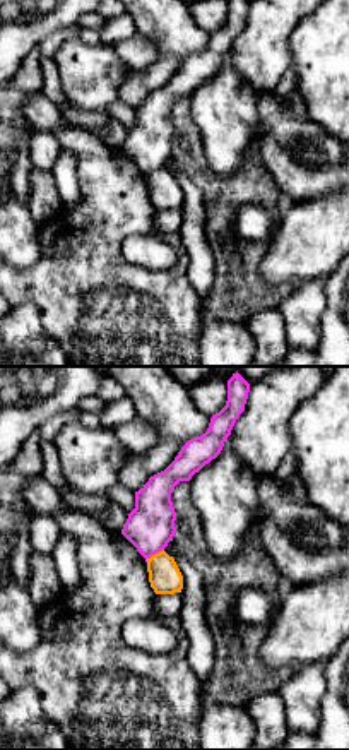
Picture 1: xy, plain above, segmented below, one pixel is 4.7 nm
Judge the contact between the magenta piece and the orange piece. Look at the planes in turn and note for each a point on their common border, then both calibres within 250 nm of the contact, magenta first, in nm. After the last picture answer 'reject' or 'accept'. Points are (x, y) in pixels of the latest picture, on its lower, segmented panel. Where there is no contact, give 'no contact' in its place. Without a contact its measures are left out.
(154, 553) | 220/150 nm

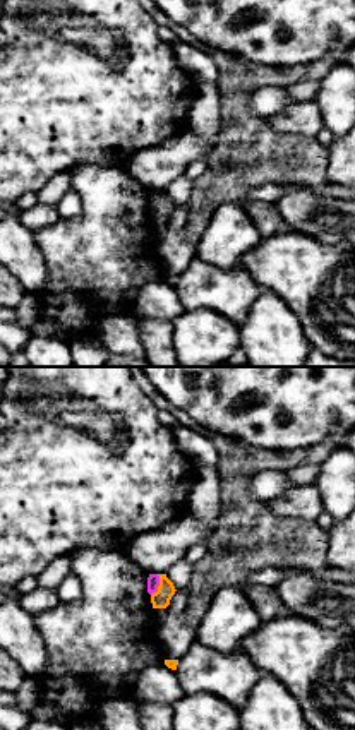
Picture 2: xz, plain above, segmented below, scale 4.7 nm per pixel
(158, 585) | 60/80 nm

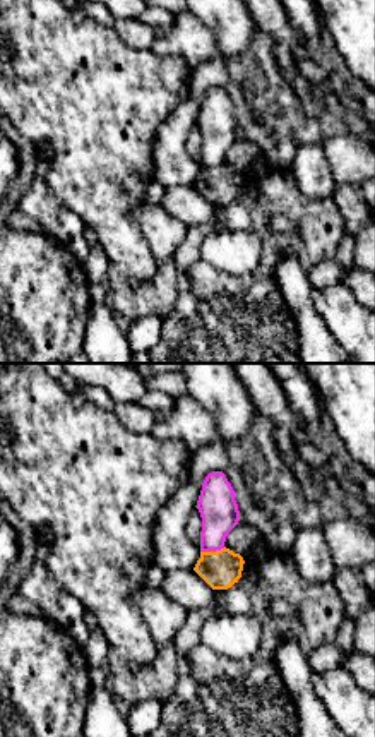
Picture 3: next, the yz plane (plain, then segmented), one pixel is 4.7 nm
(213, 551) | 180/180 nm

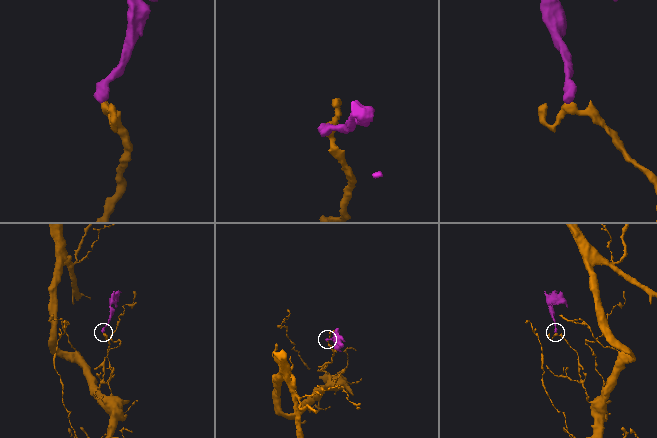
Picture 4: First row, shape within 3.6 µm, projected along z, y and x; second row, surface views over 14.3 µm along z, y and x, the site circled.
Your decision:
reject

